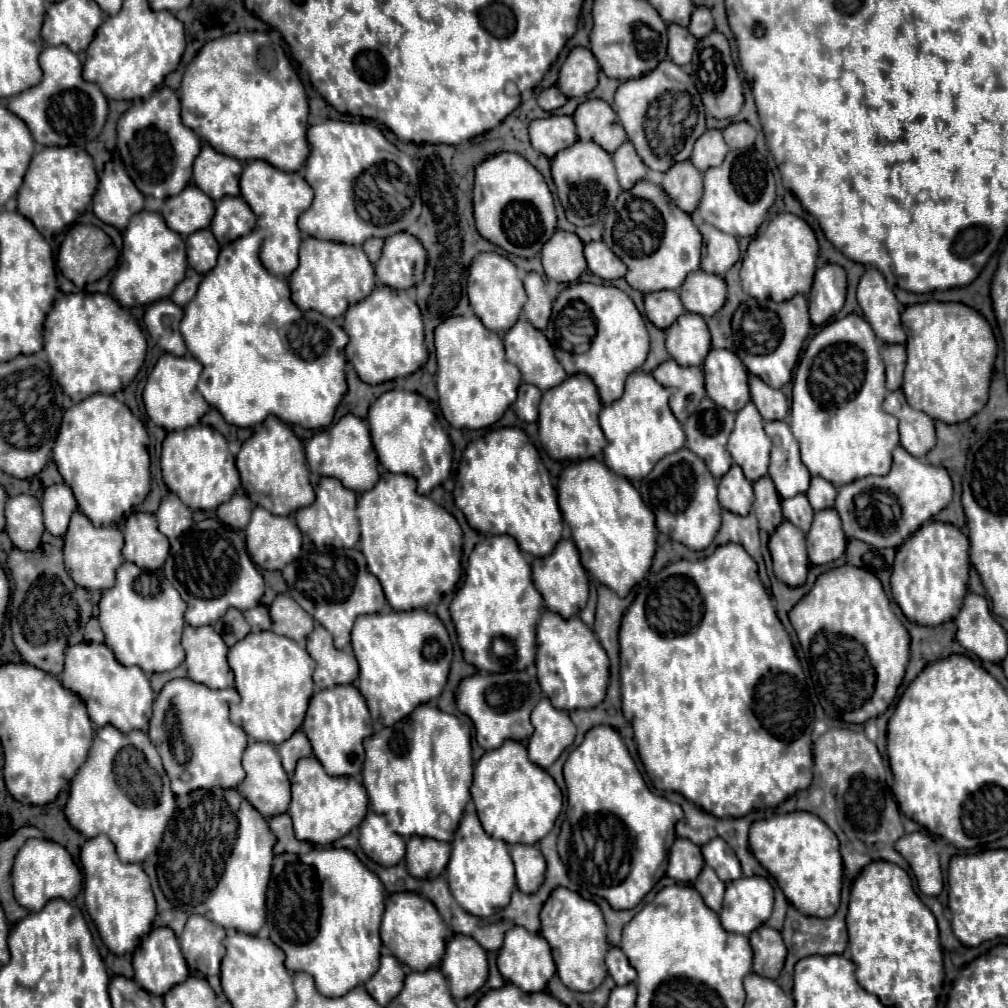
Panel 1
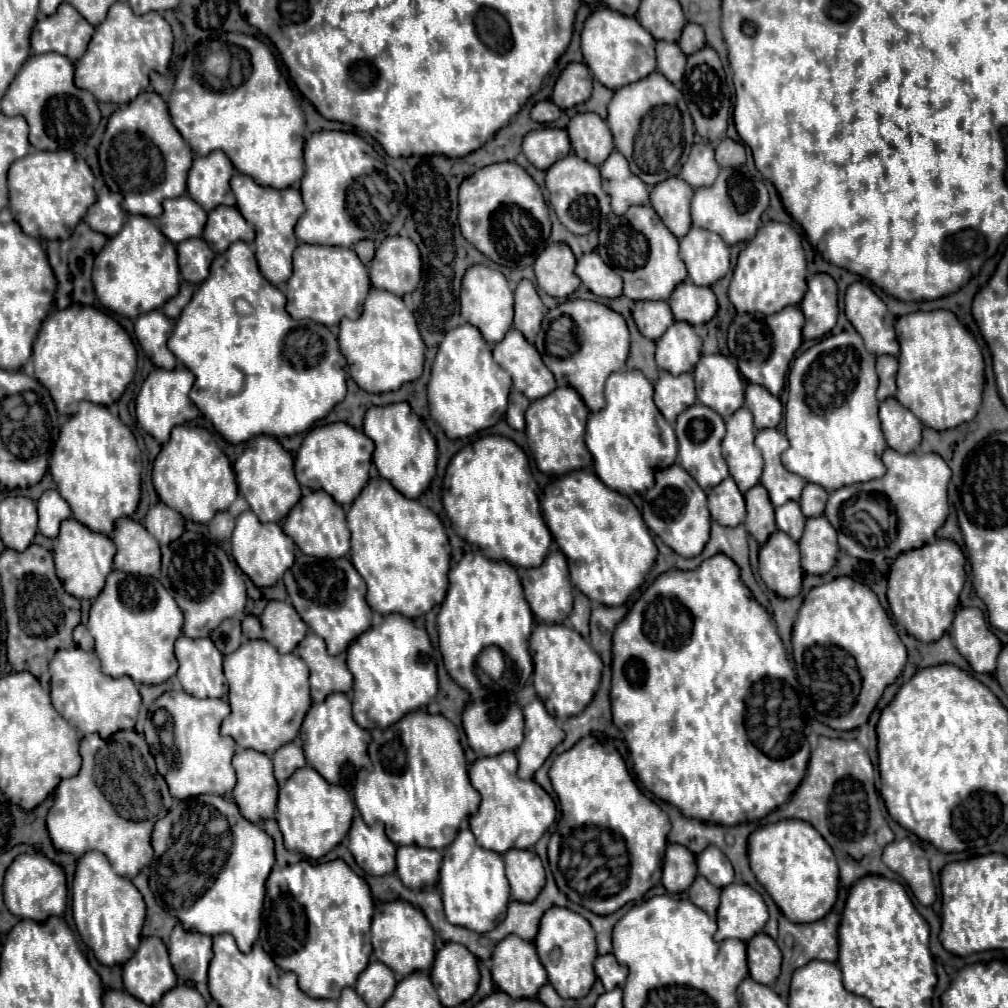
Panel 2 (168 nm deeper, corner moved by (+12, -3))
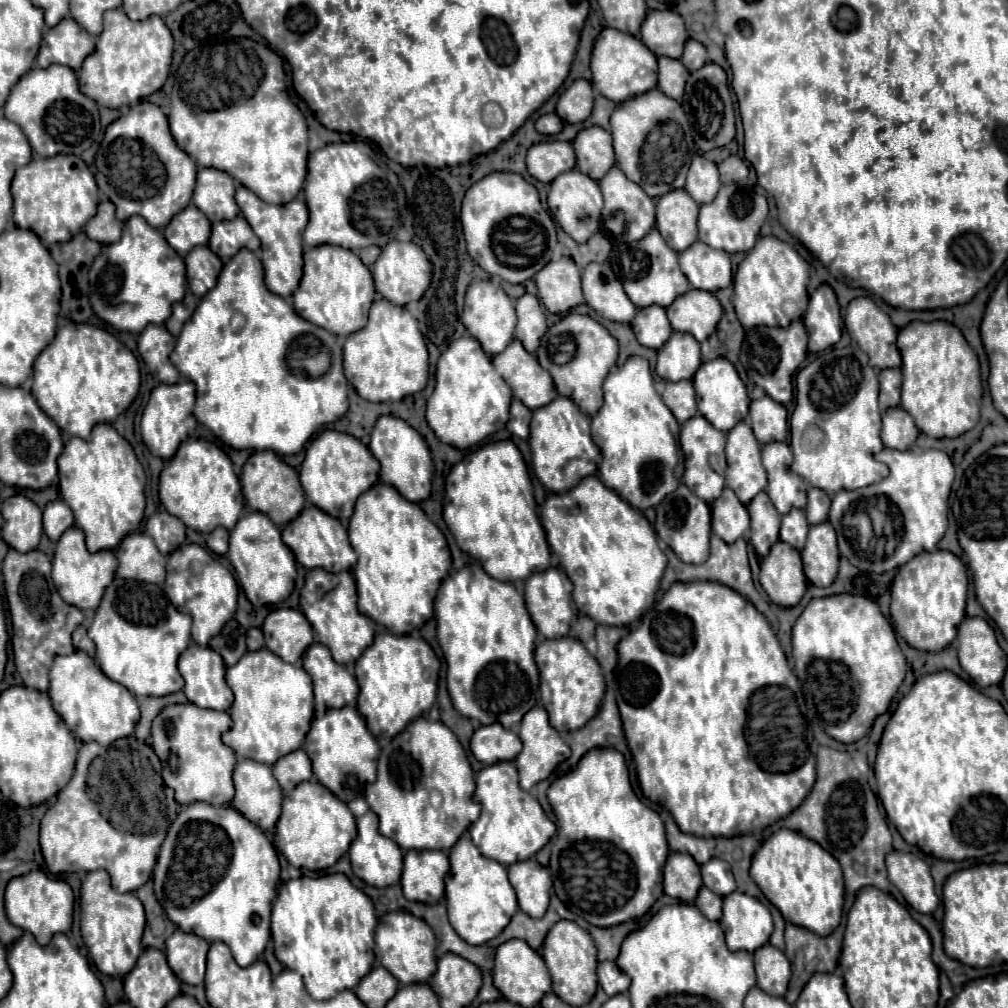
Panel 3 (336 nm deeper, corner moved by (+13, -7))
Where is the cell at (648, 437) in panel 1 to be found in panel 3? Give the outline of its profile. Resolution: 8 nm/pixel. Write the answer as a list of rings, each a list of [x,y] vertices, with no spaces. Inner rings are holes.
[[[629,358],[605,378],[603,406],[591,418],[591,436],[601,452],[599,476],[603,484],[637,510],[657,506],[681,484],[683,456],[679,452],[679,424],[655,392],[645,358]]]

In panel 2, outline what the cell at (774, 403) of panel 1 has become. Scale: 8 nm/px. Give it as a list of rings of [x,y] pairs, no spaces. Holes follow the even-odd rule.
[[[760,384],[746,386],[746,400],[744,408],[748,408],[754,416],[754,426],[762,428],[776,428],[782,420],[782,402],[764,390]]]

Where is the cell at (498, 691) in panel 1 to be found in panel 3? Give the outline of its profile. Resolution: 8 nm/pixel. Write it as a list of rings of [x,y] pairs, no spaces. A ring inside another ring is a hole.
[[[499,722],[479,726],[471,736],[471,752],[483,764],[515,760],[521,750],[519,736]]]

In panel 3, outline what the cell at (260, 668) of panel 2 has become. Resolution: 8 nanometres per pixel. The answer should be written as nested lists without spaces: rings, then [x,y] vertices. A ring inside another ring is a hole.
[[[261,648],[255,652],[247,652],[235,666],[227,668],[225,680],[229,688],[235,694],[235,700],[229,708],[229,714],[233,718],[231,730],[223,734],[223,742],[235,750],[241,758],[251,758],[265,764],[275,764],[277,758],[283,754],[289,754],[291,750],[297,750],[309,730],[309,720],[313,718],[313,686],[311,676],[295,664],[283,662],[277,654],[271,654],[271,650]]]

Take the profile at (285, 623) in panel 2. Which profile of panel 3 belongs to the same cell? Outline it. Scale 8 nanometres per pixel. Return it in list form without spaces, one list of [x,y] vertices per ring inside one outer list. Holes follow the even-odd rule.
[[[275,608],[263,622],[265,646],[289,664],[297,664],[313,642],[313,630],[301,610]]]

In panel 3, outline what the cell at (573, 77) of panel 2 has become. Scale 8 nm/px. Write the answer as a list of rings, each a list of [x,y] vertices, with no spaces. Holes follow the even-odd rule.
[[[579,78],[575,80],[561,96],[557,102],[555,112],[559,114],[559,118],[563,118],[563,122],[581,122],[585,118],[589,118],[591,110],[593,110],[593,88],[589,92],[589,82]]]

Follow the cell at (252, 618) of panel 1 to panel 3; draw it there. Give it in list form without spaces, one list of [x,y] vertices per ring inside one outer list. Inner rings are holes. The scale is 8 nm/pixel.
[[[249,628],[247,630],[247,648],[249,650],[263,648],[263,632],[259,628]]]

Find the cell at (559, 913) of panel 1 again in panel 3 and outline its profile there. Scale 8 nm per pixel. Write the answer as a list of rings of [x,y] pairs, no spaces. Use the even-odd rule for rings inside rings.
[[[559,920],[543,940],[543,960],[549,968],[553,980],[553,992],[571,1006],[587,1004],[597,990],[597,948],[587,930],[577,926],[571,920]]]

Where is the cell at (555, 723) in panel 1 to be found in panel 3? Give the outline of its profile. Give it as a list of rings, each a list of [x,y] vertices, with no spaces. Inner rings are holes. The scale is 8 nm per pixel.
[[[535,706],[531,708],[523,720],[521,720],[521,726],[519,726],[519,738],[523,742],[523,750],[519,752],[519,756],[515,758],[515,766],[519,770],[519,786],[523,790],[531,790],[539,780],[545,780],[553,770],[555,766],[569,758],[571,756],[571,750],[569,746],[563,742],[563,738],[559,736],[559,732],[549,724],[549,718],[547,718],[547,710],[541,708],[541,706]]]

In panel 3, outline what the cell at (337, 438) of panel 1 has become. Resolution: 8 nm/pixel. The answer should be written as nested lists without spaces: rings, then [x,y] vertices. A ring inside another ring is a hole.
[[[325,430],[313,438],[299,470],[299,480],[307,500],[337,520],[351,518],[359,494],[369,490],[377,478],[379,462],[373,458],[369,448],[361,440],[335,430]]]

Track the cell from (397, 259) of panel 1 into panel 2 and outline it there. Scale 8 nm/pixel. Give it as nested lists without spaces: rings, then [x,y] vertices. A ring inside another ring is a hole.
[[[386,238],[370,264],[370,282],[374,288],[404,296],[416,290],[422,278],[418,246],[410,238]]]

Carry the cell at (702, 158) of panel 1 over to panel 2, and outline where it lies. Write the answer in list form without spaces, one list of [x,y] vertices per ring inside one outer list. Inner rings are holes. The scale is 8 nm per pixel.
[[[694,144],[688,162],[682,166],[682,172],[678,176],[692,188],[704,188],[714,184],[718,172],[720,166],[714,160],[714,150],[708,144]]]

